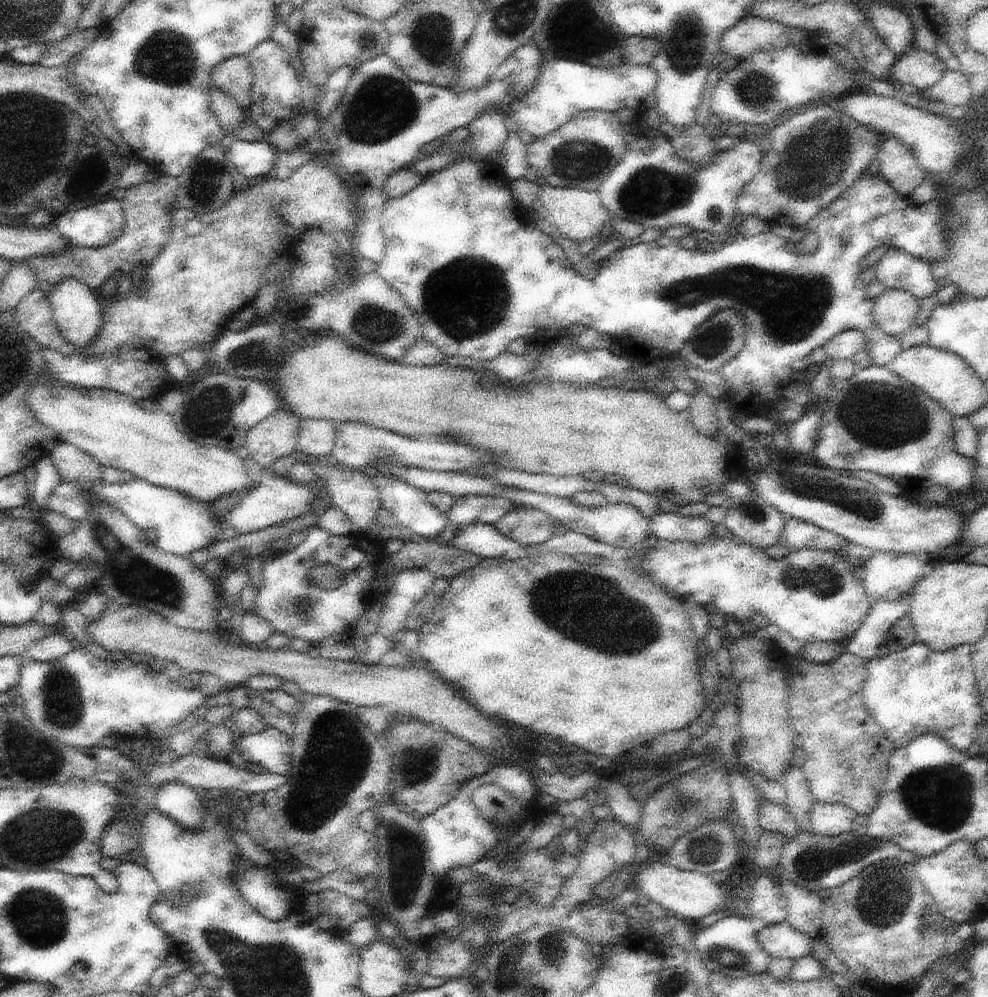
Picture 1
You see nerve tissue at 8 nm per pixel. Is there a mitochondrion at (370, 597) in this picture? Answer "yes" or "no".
no

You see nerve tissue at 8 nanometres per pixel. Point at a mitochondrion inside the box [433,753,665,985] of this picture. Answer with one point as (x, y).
(548, 955)

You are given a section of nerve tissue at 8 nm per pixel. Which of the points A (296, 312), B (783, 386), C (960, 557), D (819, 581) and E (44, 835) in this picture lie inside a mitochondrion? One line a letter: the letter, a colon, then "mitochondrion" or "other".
A: other
B: other
C: other
D: mitochondrion
E: mitochondrion

